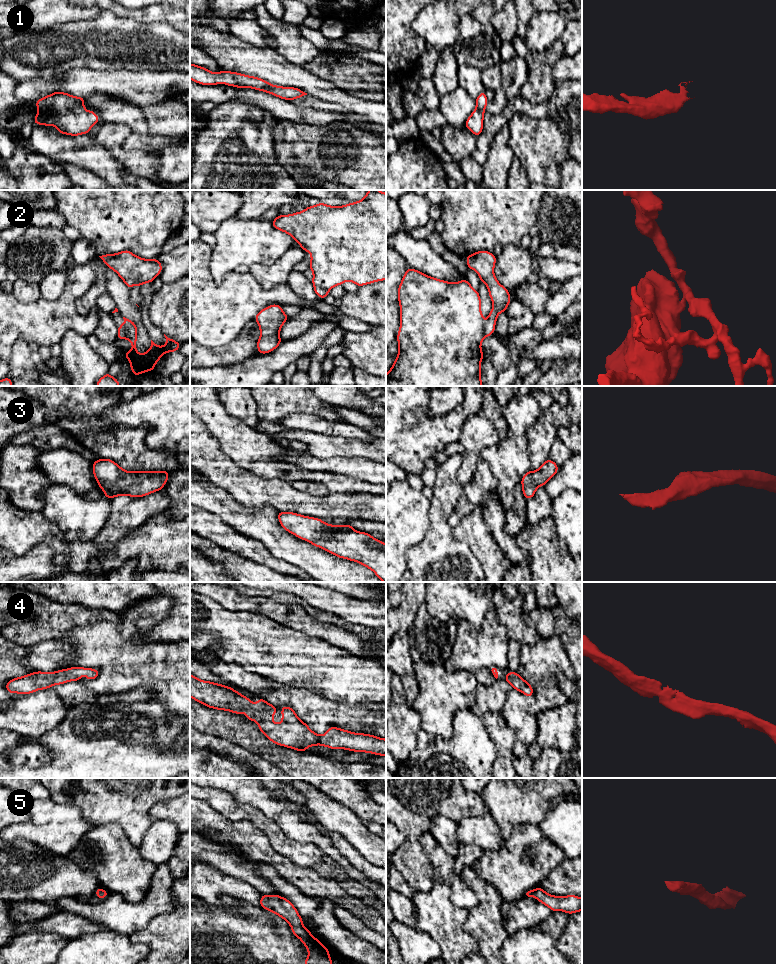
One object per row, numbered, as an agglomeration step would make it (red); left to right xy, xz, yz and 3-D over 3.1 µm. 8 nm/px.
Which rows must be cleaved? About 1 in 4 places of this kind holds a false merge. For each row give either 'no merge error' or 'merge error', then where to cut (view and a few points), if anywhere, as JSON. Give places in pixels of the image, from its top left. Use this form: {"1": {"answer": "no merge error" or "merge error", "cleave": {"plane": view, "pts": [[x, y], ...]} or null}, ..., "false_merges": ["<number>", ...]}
{"1": {"answer": "no merge error", "cleave": null}, "2": {"answer": "merge error", "cleave": {"plane": "xy", "pts": [[120, 325], [123, 330], [122, 338]]}}, "3": {"answer": "no merge error", "cleave": null}, "4": {"answer": "no merge error", "cleave": null}, "5": {"answer": "no merge error", "cleave": null}, "false_merges": ["2"]}

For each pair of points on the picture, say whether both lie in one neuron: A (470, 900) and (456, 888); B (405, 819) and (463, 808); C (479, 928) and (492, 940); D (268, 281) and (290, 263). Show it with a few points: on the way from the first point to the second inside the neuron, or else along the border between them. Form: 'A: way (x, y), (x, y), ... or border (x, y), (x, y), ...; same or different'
A: way (467, 899), (459, 891); same
B: border (404, 806), (416, 813), (425, 814), (430, 818); different
C: way (482, 930), (489, 937); same
D: way (273, 276), (285, 265); same

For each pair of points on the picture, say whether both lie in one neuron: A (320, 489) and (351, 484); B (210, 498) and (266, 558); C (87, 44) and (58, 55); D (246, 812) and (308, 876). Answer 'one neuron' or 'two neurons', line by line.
A: two neurons
B: two neurons
C: one neuron
D: two neurons

